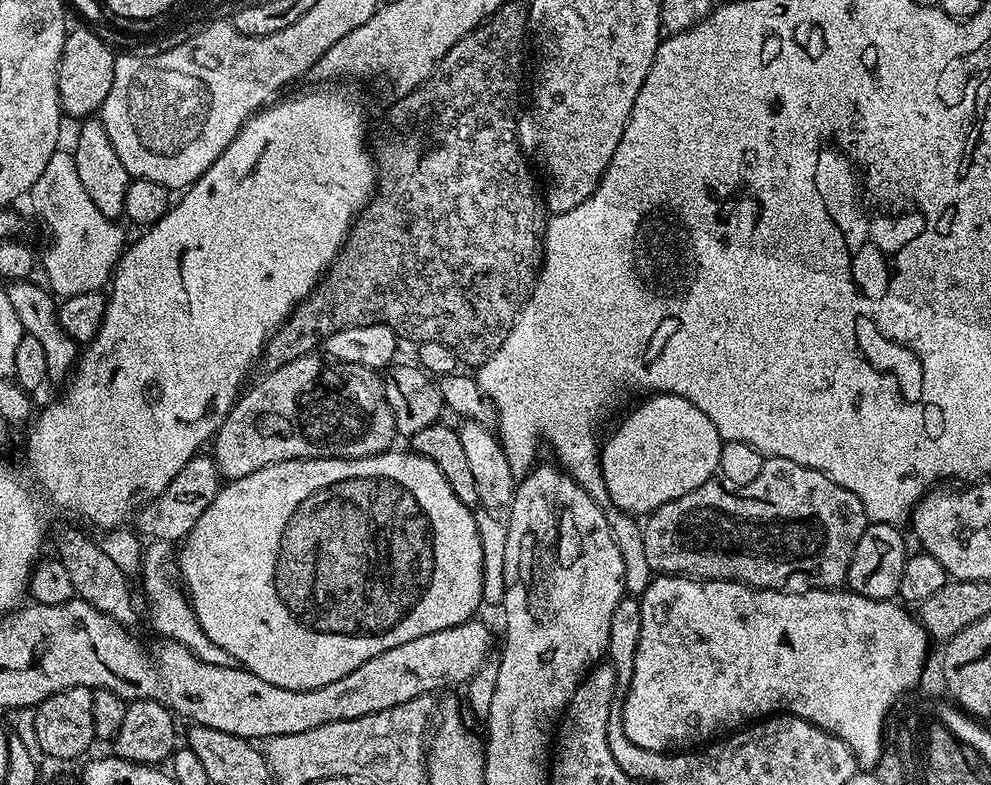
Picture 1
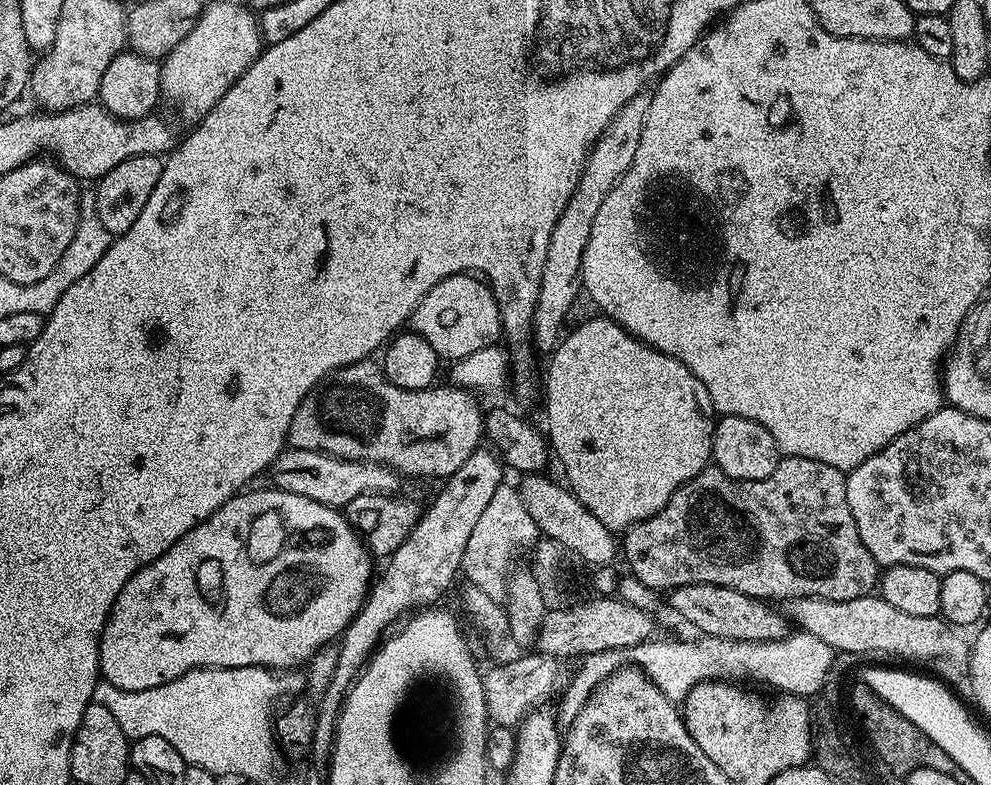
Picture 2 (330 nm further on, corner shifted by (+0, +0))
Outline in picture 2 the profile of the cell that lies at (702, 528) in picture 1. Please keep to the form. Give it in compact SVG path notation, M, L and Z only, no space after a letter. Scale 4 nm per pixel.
M784 456L778 462L774 474L770 474L770 478L761 480L735 480L715 466L703 468L697 476L687 480L678 490L674 490L670 502L666 502L666 506L658 510L658 514L638 522L623 533L622 560L623 556L628 563L627 571L636 576L638 582L646 582L646 586L657 590L671 590L687 584L713 584L738 590L742 594L753 596L755 600L765 602L783 602L803 596L817 596L823 600L846 602L869 595L878 584L876 559L870 554L870 550L866 550L866 546L862 546L862 538L858 538L858 526L854 526L854 514L850 514L850 502L846 502L845 473L839 472L834 466L826 466L826 462L797 456Z

